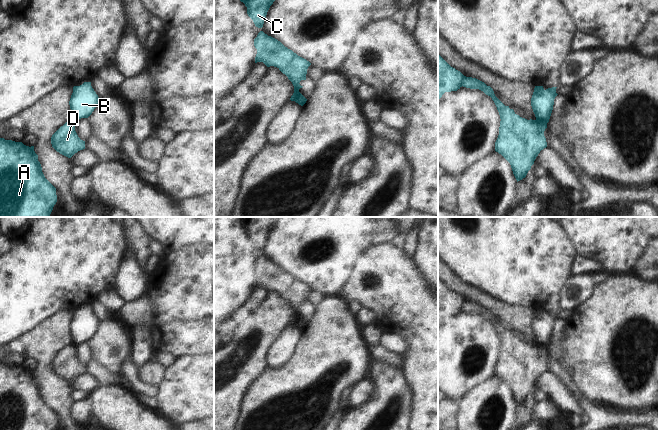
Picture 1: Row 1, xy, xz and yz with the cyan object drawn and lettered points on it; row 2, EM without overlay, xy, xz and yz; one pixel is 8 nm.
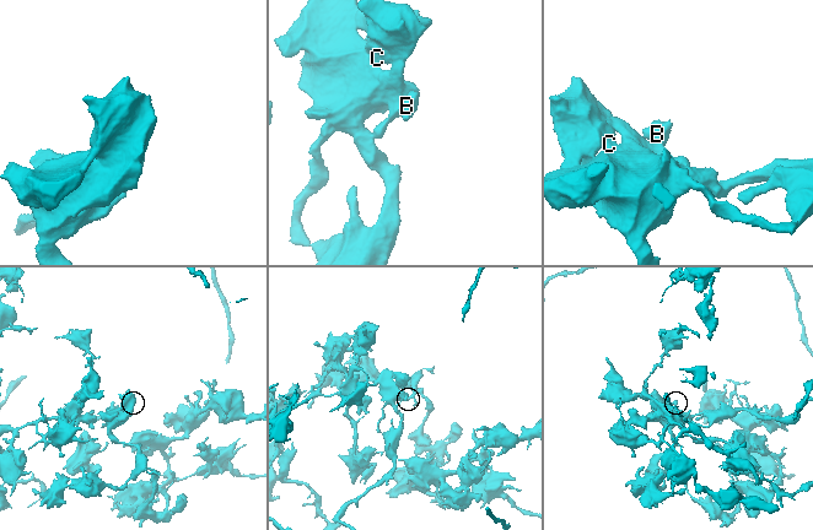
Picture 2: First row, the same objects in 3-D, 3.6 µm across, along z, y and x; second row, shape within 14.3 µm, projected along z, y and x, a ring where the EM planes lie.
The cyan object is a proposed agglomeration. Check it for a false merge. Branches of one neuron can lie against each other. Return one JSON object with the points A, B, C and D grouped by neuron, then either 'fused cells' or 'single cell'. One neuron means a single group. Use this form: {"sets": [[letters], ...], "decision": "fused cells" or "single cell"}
{"sets": [["A", "C", "D"], ["B"]], "decision": "fused cells"}

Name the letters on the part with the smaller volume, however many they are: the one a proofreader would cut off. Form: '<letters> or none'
B

